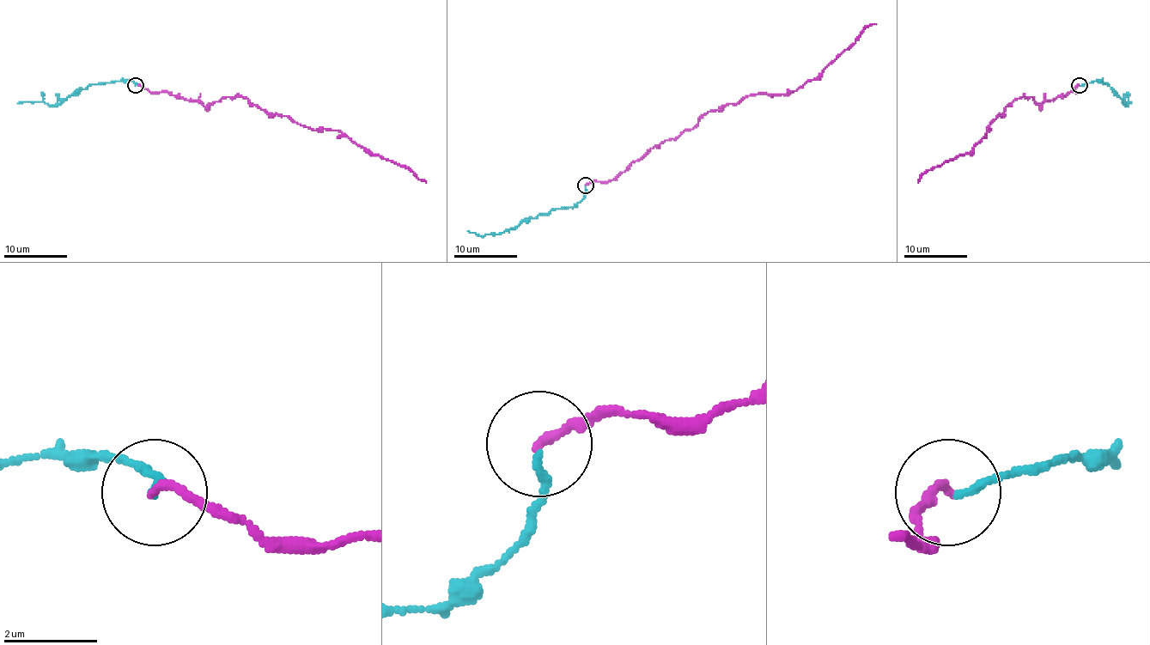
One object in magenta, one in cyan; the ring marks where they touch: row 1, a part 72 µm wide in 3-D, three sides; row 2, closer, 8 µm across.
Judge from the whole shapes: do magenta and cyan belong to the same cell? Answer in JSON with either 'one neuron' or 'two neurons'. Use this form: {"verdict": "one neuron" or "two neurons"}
{"verdict": "one neuron"}

